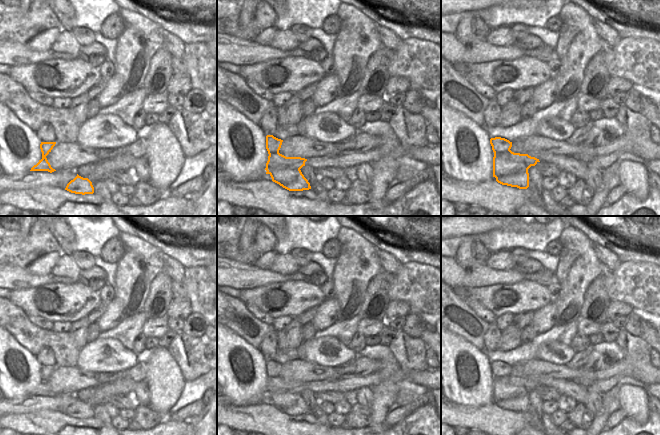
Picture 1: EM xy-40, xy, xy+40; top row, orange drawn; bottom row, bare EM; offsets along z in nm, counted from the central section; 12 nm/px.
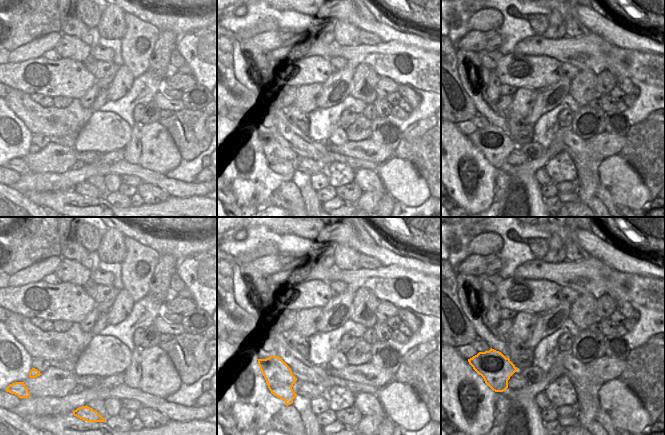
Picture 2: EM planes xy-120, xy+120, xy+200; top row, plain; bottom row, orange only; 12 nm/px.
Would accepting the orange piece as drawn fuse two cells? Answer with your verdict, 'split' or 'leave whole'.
split

